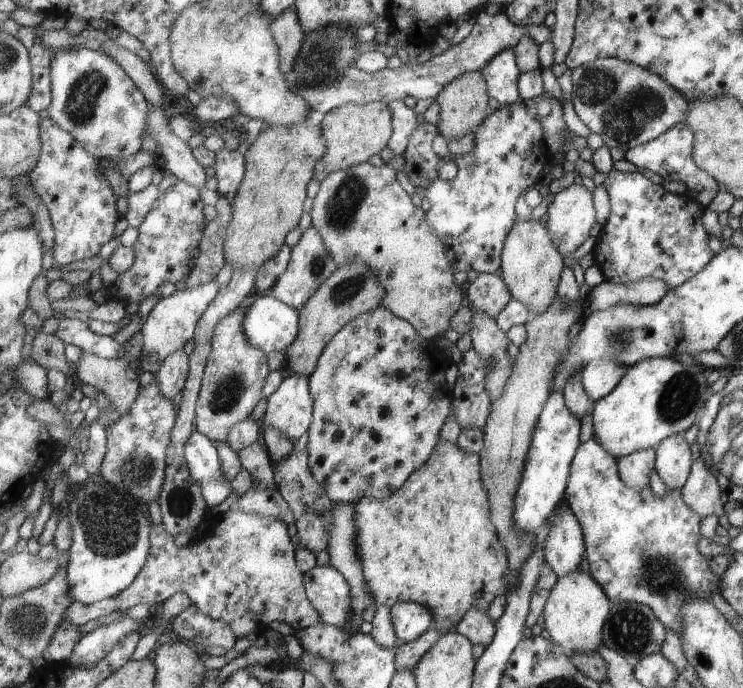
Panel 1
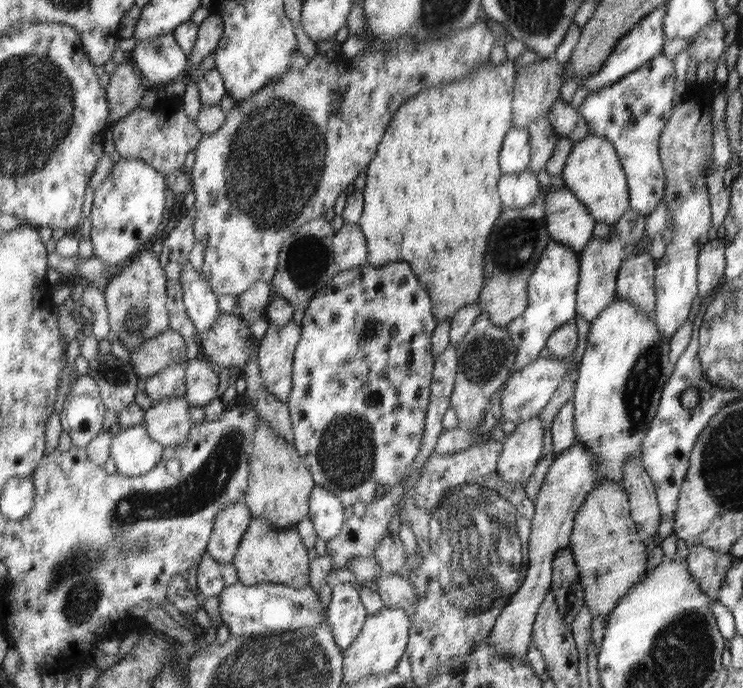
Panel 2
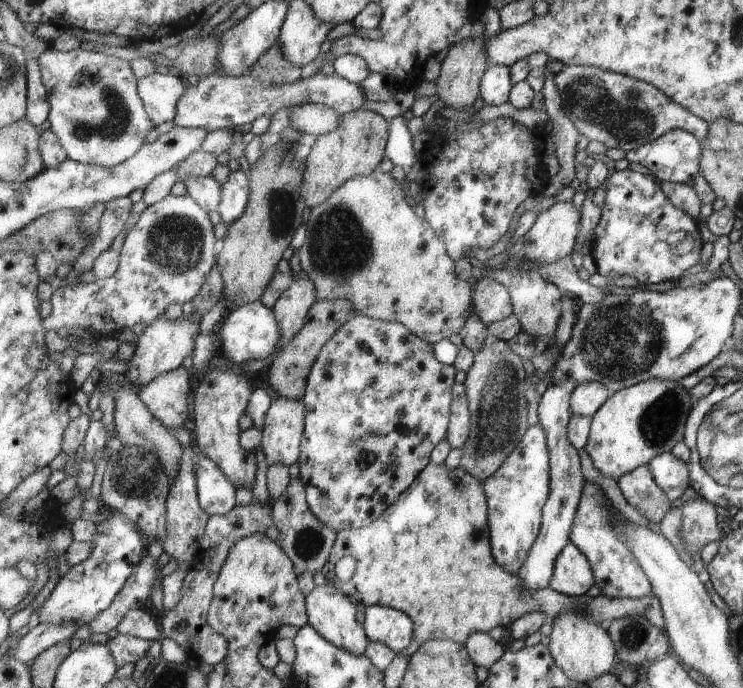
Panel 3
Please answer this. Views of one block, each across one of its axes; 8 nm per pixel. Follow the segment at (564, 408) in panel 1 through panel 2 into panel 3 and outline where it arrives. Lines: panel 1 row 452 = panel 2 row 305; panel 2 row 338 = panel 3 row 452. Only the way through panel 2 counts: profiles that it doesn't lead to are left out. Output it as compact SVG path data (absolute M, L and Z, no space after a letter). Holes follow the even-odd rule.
M538 423L529 427L503 466L482 484L488 502L490 541L495 560L517 576L542 530L542 510L550 499L550 464L547 433Z

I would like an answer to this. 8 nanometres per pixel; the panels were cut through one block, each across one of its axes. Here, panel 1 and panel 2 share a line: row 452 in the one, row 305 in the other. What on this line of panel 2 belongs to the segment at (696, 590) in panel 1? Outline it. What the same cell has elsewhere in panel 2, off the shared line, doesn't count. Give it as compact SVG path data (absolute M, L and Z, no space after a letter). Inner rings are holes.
M637 213L635 216L635 228L629 224L629 220L621 220L619 230L613 231L613 236L609 238L593 238L580 255L581 275L577 296L578 314L587 323L593 321L601 315L607 308L611 307L618 298L618 274L622 270L622 264L634 252L650 250L651 246L643 246L645 240L650 240L653 244L649 230L647 230L647 215Z

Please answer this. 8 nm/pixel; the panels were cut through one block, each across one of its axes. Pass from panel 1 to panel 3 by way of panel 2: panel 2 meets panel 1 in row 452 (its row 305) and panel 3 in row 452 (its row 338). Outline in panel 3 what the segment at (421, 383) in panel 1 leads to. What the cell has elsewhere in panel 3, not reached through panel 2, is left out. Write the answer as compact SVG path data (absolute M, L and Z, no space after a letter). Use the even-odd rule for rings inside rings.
M355 313L351 320L348 320L333 339L322 349L318 360L308 380L306 396L302 399L307 408L306 418L306 438L302 442L302 452L298 464L300 468L300 478L307 490L307 502L313 514L327 526L331 526L335 532L343 530L357 530L366 528L381 518L399 495L402 495L422 474L423 469L430 463L432 452L446 440L450 428L451 409L454 402L454 384L457 369L454 365L443 364L435 354L435 347L430 342L416 337L404 324L394 323L393 321L374 320L365 314Z

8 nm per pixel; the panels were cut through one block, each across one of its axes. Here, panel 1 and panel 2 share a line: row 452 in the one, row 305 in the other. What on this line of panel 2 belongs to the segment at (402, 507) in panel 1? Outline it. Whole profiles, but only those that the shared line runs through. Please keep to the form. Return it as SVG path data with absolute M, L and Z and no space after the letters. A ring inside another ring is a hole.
M506 59L503 63L495 65L490 61L484 66L478 66L478 70L468 74L466 78L460 78L455 83L433 87L422 94L408 100L399 110L398 114L390 122L384 140L379 145L376 157L371 161L366 172L366 185L364 191L364 213L358 222L365 233L368 246L368 262L373 266L383 266L388 262L408 261L417 275L421 285L429 290L431 301L434 303L435 321L451 321L461 308L475 305L481 296L483 285L486 282L486 254L489 246L489 236L493 228L501 218L501 212L505 206L502 196L499 194L498 186L502 179L502 168L500 167L500 156L507 134L514 127L514 89L518 75L518 66L515 61Z

